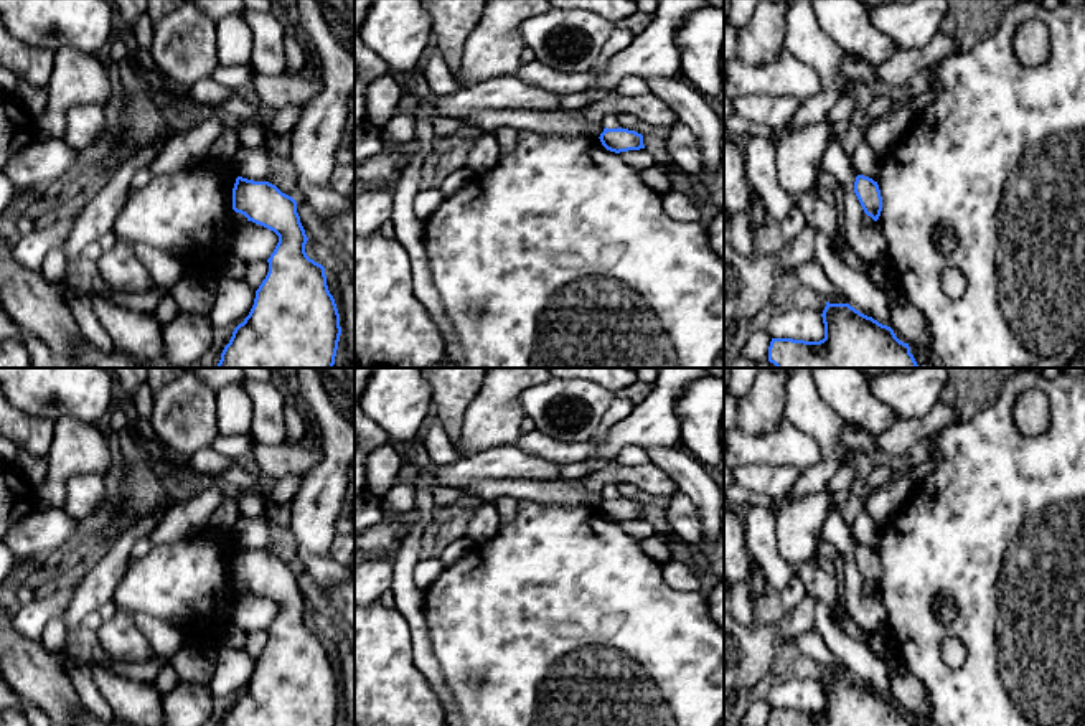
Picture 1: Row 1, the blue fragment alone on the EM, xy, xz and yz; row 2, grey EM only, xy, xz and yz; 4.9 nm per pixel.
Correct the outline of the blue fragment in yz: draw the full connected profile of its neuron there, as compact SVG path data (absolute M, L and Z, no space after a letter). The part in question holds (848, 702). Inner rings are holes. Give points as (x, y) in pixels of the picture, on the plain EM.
M829 673L821 683L824 708L772 708L768 726L914 726L894 700L851 676Z

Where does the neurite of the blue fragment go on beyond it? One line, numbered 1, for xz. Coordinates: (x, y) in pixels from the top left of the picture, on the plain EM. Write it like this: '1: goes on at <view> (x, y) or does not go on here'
1: does not go on here

